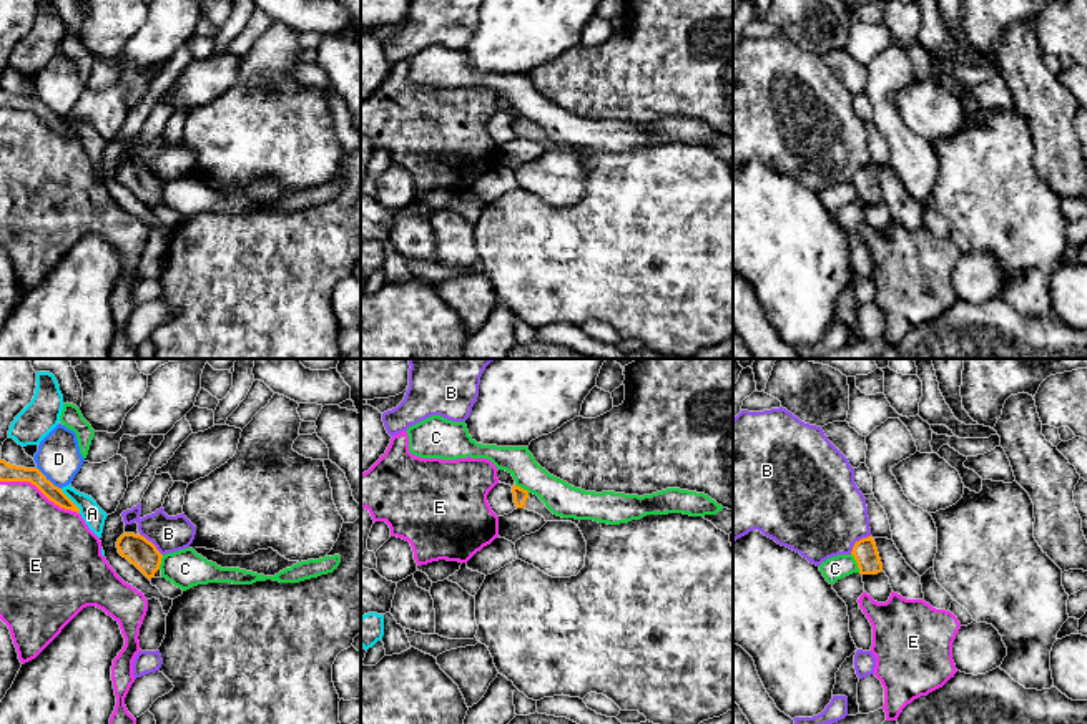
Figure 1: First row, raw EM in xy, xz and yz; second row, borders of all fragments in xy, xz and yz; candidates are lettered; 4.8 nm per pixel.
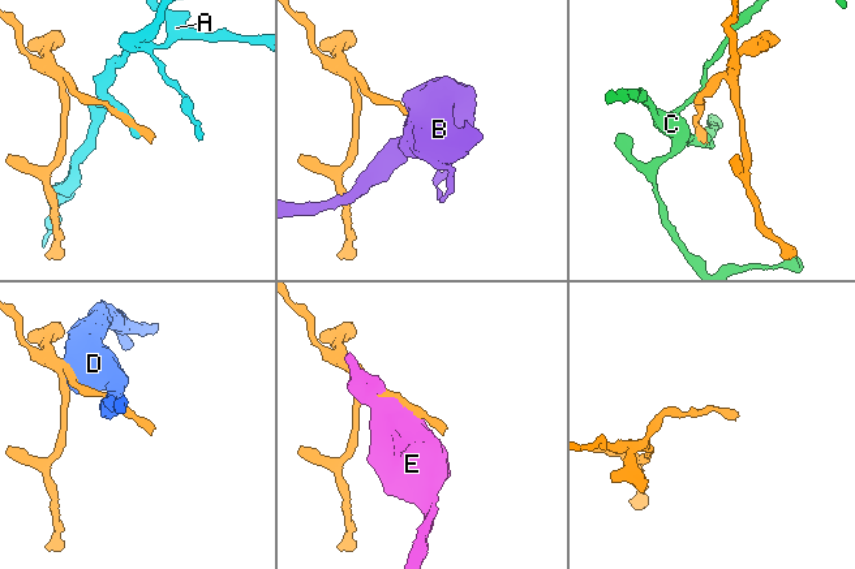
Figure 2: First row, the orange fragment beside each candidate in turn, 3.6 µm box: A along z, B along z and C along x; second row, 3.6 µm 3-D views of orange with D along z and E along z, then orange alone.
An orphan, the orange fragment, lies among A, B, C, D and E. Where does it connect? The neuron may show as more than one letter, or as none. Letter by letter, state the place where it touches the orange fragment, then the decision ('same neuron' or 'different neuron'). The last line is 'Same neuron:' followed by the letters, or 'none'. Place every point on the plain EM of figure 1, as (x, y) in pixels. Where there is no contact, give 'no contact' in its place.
A: contact xy (70, 128); different neuron
B: contact yz (856, 170); different neuron
C: contact yz (856, 190); different neuron
D: contact xy (49, 108); different neuron
E: contact xy (40, 118); different neuron
Same neuron: none

